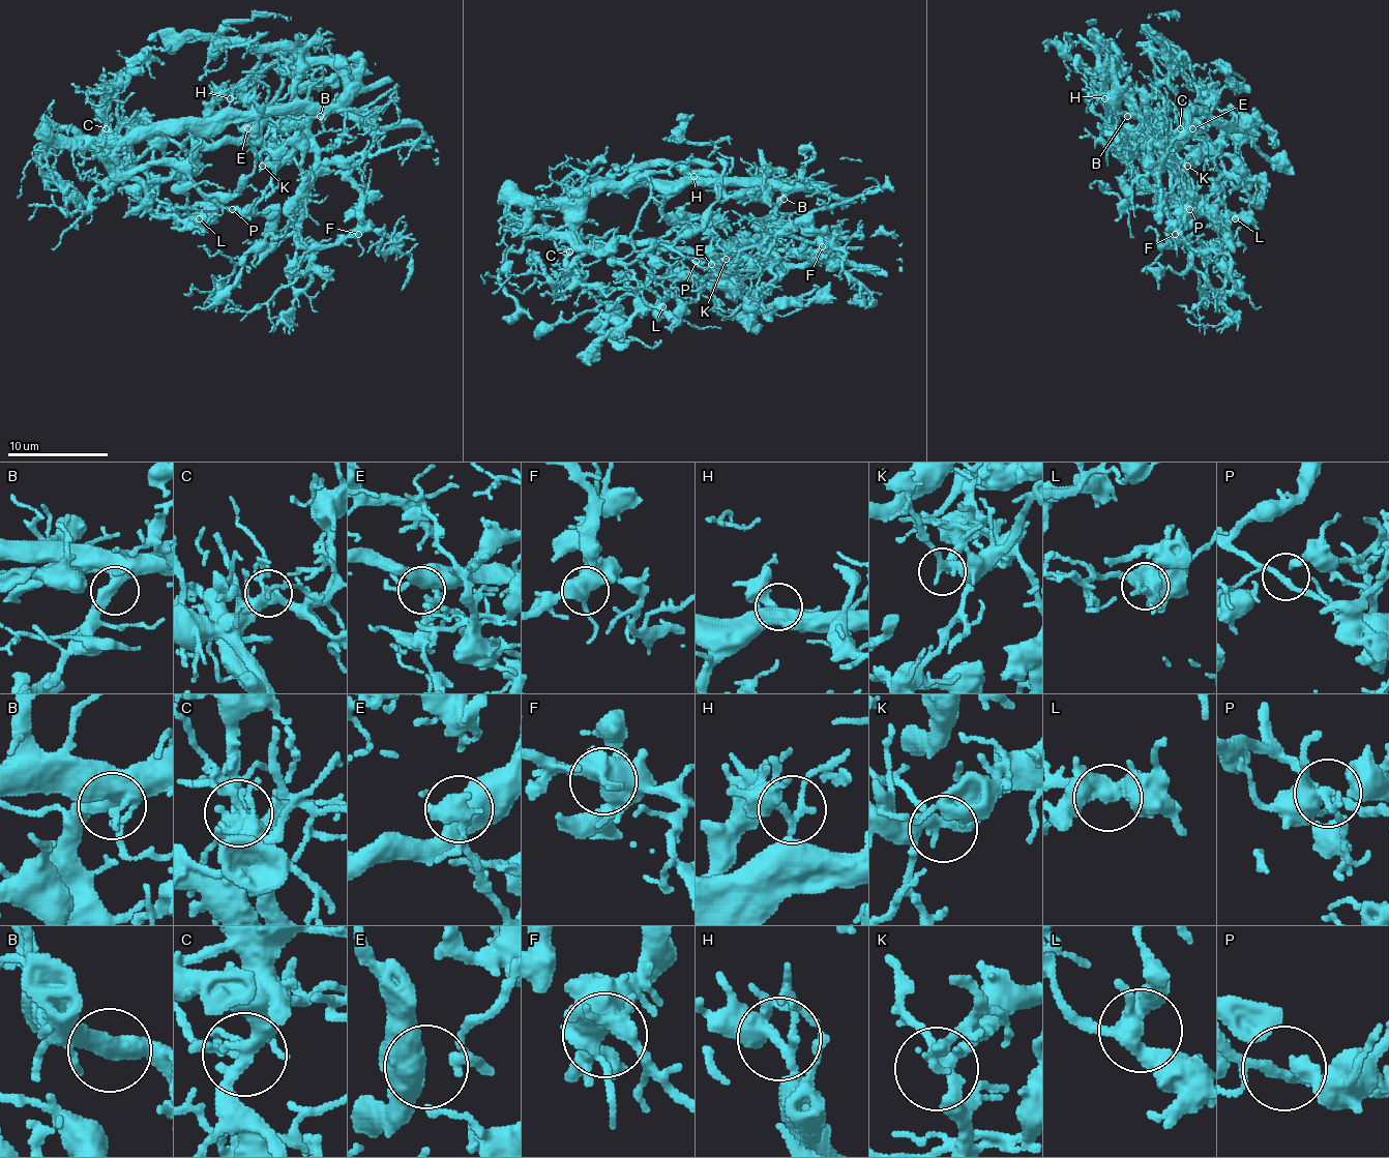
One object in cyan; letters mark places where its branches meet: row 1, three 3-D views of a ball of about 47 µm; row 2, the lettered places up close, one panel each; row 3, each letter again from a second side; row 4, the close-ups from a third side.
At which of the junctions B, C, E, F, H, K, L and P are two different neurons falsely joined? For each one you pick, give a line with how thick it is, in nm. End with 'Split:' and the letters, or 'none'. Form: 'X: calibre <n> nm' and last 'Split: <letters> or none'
Split: none

